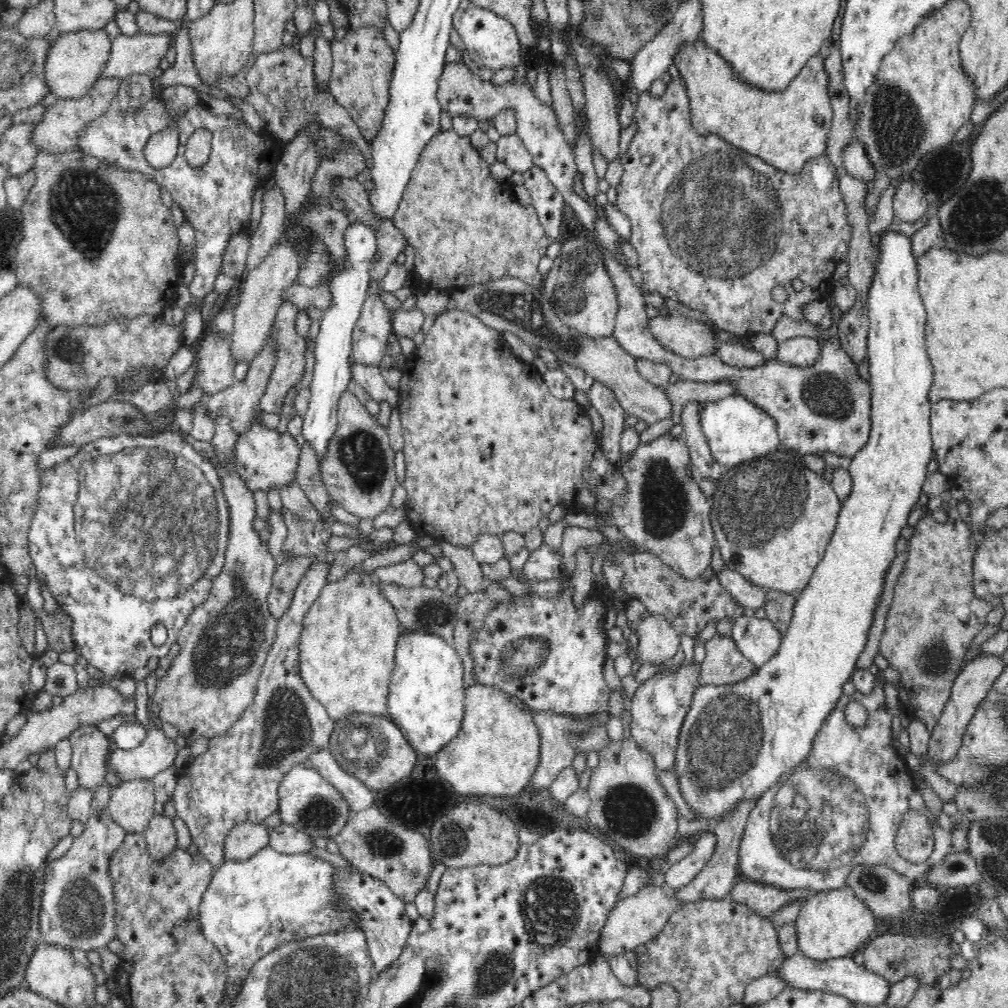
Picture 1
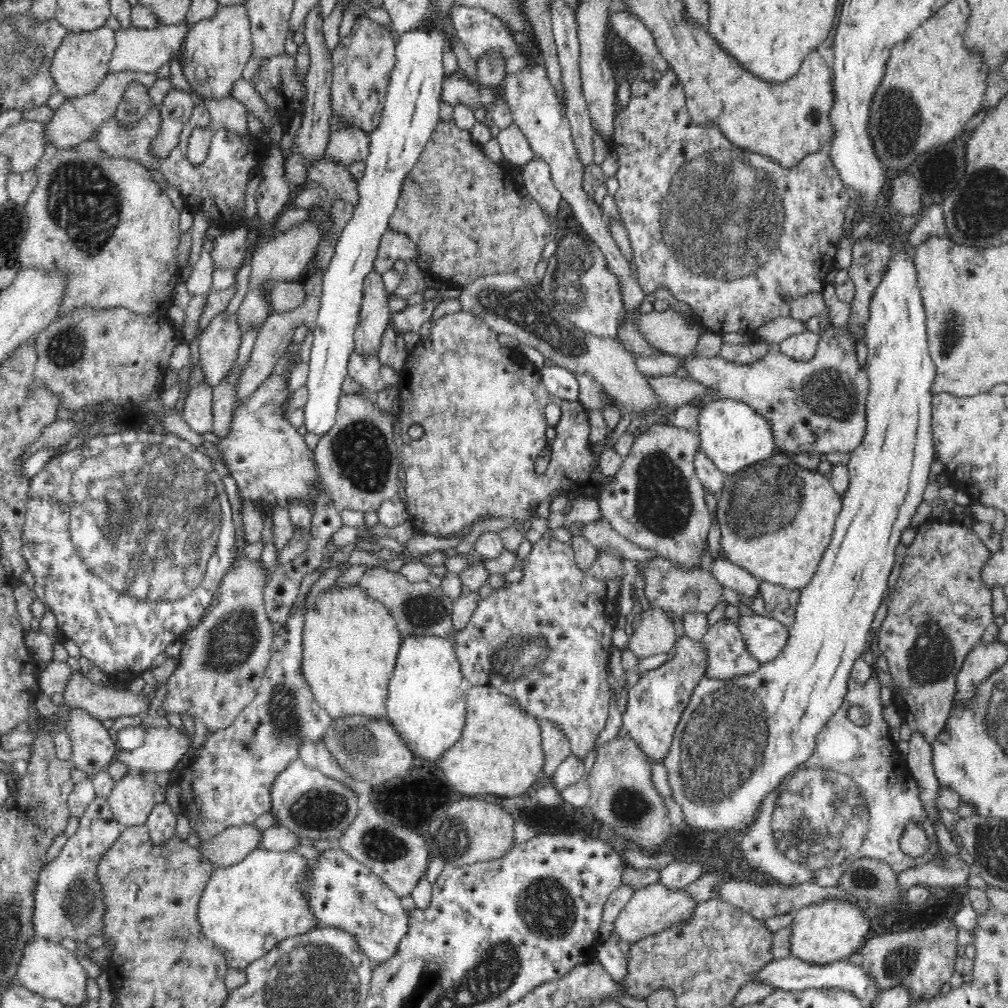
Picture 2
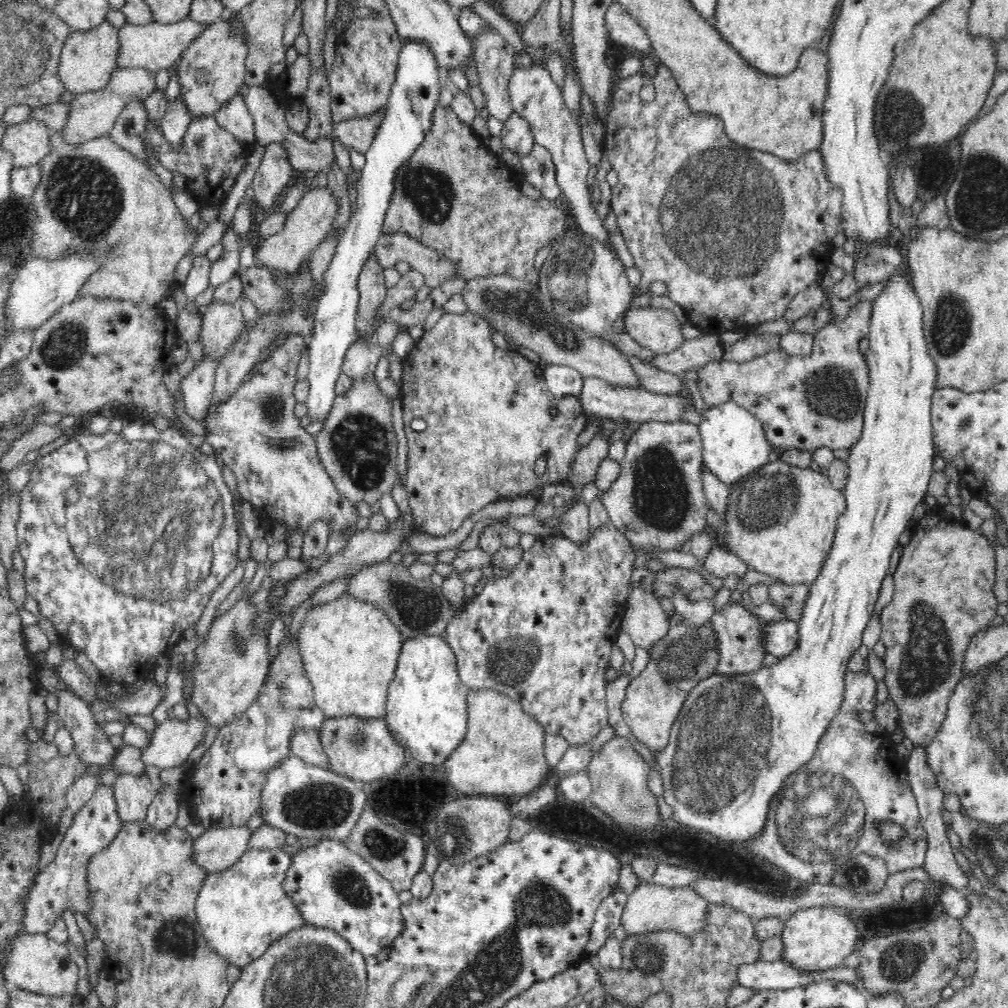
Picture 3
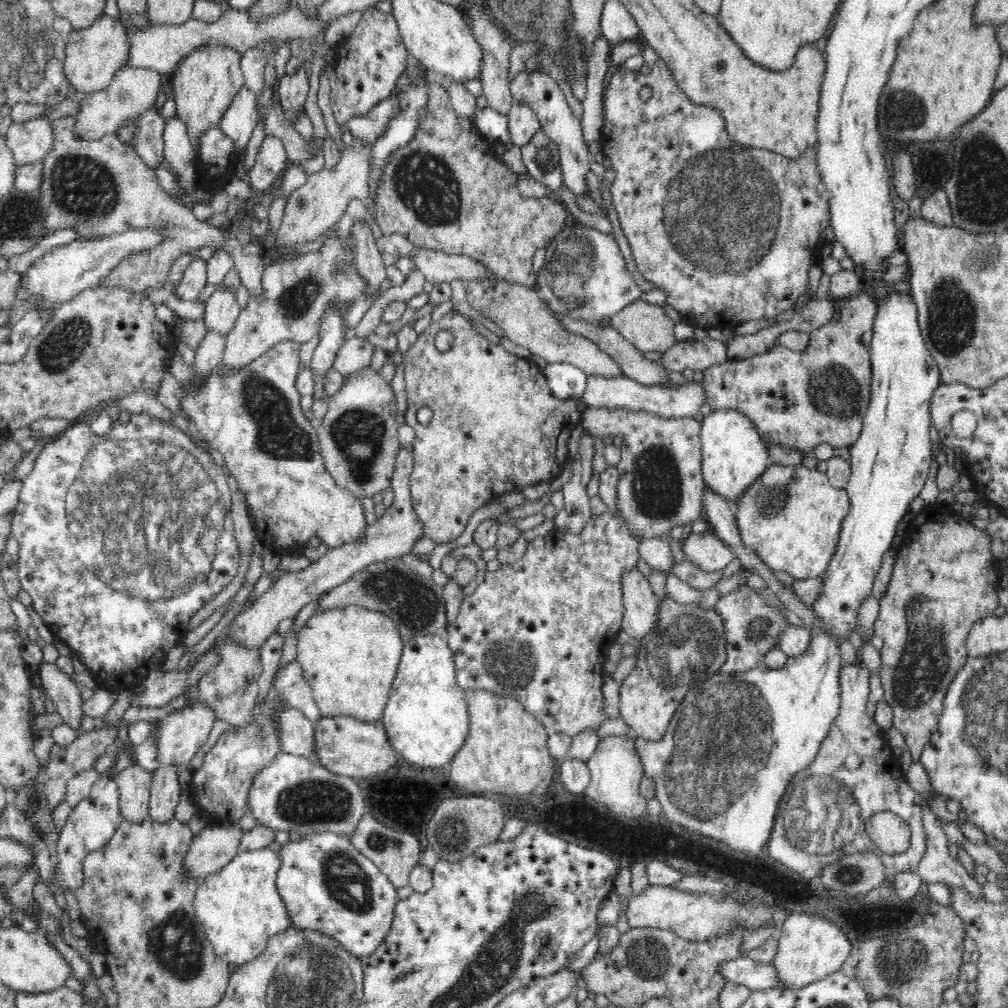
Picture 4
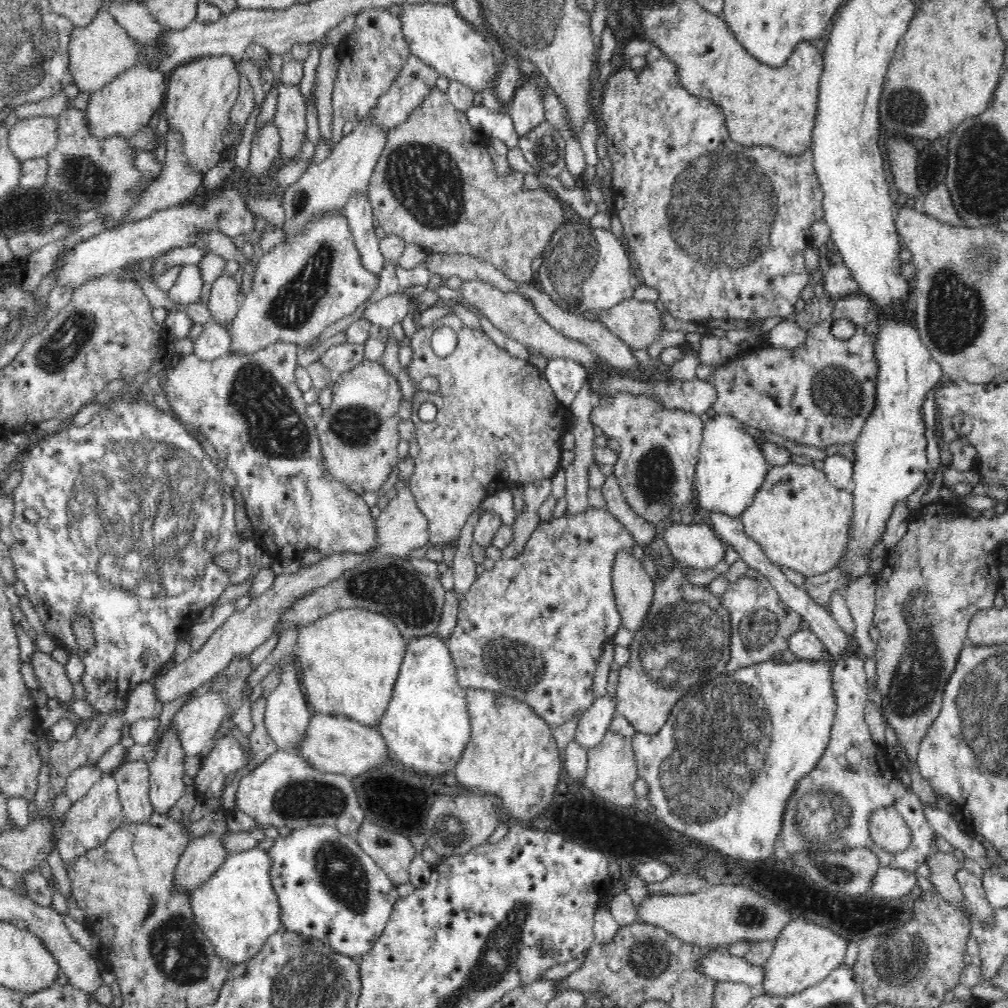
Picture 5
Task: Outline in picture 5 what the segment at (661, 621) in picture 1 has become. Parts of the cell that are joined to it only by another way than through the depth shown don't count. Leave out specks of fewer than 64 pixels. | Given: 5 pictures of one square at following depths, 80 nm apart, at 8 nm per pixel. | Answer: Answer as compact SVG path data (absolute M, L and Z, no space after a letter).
M624 548L618 553L612 572L616 609L620 613L621 624L630 632L636 632L652 604L654 587L643 564L630 550Z

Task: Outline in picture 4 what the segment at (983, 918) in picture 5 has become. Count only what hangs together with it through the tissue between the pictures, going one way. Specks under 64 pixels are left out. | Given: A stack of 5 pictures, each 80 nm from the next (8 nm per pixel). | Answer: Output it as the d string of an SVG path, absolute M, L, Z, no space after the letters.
M922 800L923 825L926 829L927 850L918 864L916 872L923 880L938 882L967 892L973 900L982 900L982 884L972 879L964 866L950 854L948 837L942 829L938 815L934 814L926 801Z

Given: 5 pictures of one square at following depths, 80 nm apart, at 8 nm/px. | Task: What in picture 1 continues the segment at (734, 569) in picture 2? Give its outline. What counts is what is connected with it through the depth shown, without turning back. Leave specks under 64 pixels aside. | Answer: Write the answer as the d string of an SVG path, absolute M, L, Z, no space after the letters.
M726 566L717 575L720 584L728 591L733 598L741 604L743 608L764 608L766 604L766 589L753 582L736 571L732 571Z

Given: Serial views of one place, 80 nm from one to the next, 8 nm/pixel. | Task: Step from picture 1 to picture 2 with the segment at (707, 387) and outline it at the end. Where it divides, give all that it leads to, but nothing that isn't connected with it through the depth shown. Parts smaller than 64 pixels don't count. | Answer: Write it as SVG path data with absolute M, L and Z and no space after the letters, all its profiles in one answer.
M675 374L666 376L646 376L650 387L654 389L665 404L674 413L682 404L698 403L706 397L706 388L702 383L690 378L680 378Z

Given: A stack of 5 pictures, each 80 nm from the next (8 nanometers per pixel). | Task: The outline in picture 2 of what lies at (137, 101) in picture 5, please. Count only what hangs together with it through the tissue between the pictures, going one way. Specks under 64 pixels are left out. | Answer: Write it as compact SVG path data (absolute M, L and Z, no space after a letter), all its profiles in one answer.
M108 72L102 84L94 92L82 97L68 98L53 112L50 123L45 124L46 144L51 142L58 148L66 148L94 138L93 132L104 121L107 121L110 117L114 118L119 102L132 83L139 83L150 89L157 80L156 73L151 72Z

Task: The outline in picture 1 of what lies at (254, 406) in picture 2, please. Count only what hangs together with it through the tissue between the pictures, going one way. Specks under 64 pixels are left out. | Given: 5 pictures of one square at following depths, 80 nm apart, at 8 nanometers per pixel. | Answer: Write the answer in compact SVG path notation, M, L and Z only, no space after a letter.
M254 422L250 432L238 435L232 448L234 455L234 468L237 468L237 476L245 484L246 491L268 490L268 488L282 488L290 482L294 482L298 456L302 448L298 447L296 440L288 434L280 436L274 430L266 430Z

